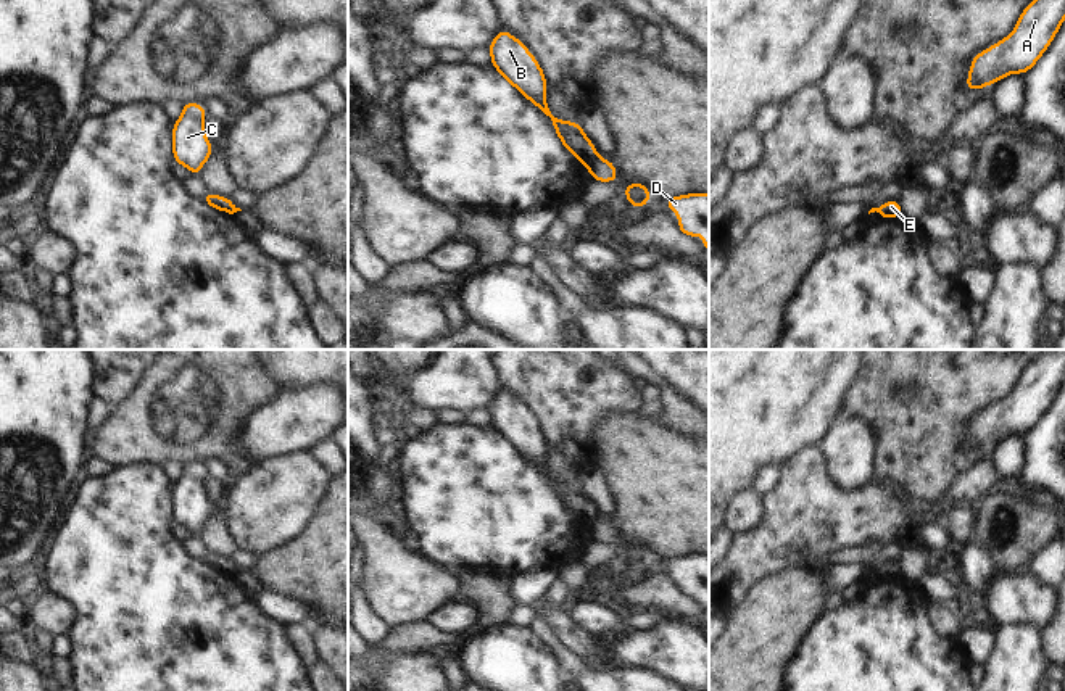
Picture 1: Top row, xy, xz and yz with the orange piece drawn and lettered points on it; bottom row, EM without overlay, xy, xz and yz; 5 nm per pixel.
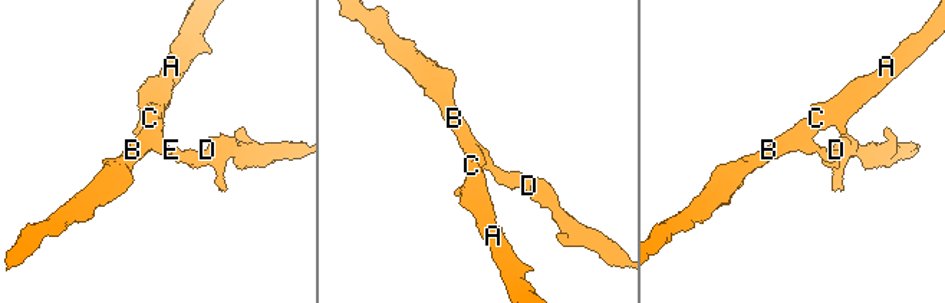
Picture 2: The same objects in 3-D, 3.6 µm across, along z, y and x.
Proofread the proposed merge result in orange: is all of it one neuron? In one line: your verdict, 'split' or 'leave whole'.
split

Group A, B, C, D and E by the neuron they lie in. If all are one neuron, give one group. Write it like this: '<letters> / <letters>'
A B C / D E

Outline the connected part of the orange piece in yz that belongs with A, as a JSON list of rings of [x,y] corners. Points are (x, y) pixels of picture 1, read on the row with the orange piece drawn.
[[[1033,0],[1010,35],[976,53],[968,69],[968,92],[989,87],[1009,74],[1026,74],[1052,43],[1065,19],[1065,0]]]

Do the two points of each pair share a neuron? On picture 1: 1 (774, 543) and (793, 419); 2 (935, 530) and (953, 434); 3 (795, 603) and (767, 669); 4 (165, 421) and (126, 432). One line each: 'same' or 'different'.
1: different
2: different
3: same
4: same

